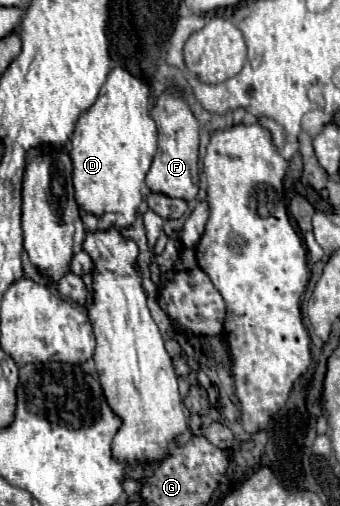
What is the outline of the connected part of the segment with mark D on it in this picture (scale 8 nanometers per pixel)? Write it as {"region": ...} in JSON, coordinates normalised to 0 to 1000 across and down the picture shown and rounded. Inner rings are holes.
{"region":[[[341,130],[318,146],[276,209],[235,229],[206,281],[229,411],[294,435],[288,455],[382,451],[418,399],[412,372],[459,304],[459,245],[435,229],[435,170]]]}

